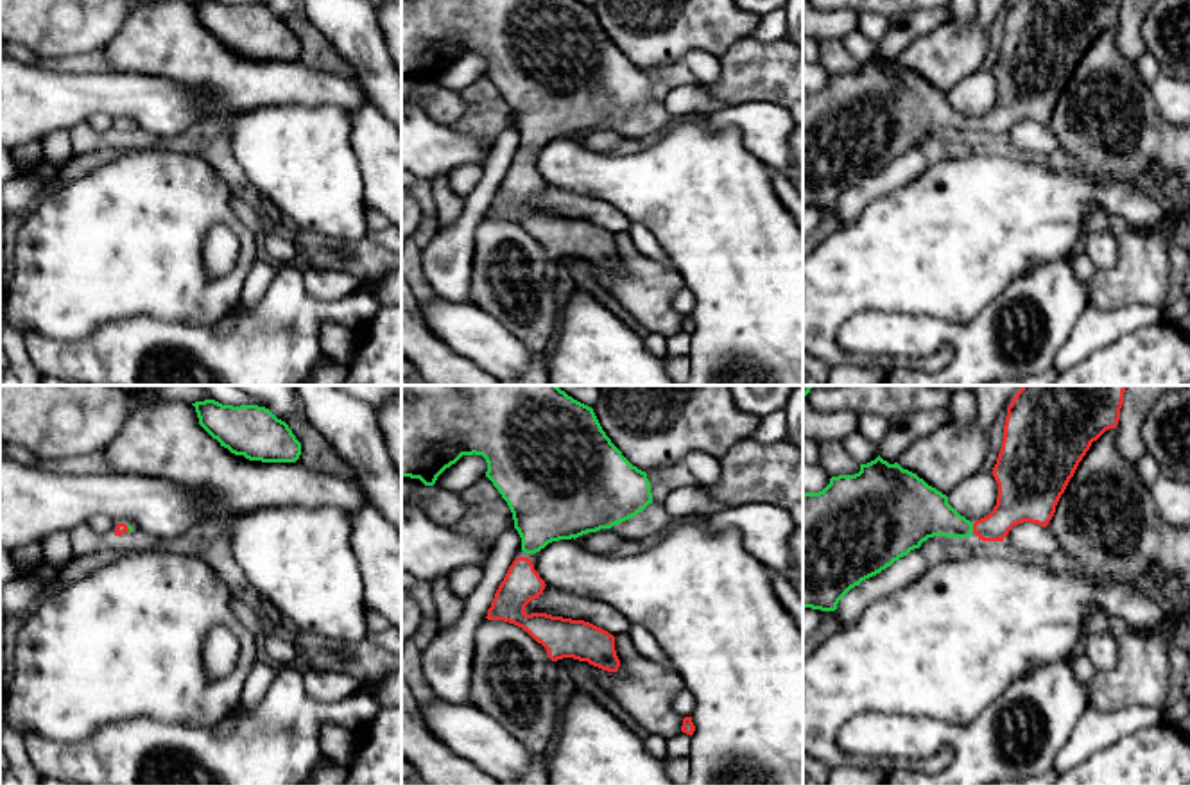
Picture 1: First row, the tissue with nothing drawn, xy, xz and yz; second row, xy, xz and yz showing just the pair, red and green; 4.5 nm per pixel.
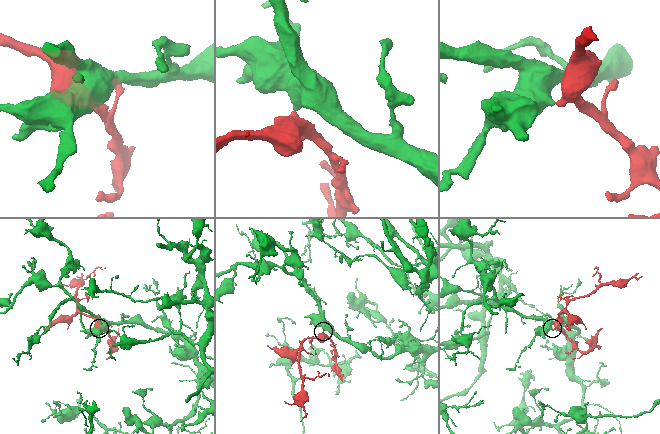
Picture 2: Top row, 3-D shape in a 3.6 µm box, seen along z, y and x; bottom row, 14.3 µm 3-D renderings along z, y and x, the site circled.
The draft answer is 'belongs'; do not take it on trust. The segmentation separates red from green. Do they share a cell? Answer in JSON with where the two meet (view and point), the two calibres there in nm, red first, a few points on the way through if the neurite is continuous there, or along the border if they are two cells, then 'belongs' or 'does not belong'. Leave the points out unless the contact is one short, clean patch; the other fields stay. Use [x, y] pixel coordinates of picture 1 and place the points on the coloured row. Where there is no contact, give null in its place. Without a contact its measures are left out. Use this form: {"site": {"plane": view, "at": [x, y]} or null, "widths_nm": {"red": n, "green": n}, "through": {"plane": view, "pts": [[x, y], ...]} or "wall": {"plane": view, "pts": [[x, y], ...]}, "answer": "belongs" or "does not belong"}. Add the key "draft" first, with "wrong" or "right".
{"draft": "right", "site": {"plane": "yz", "at": [974, 527]}, "widths_nm": {"red": 200, "green": 240}, "through": {"plane": "yz", "pts": [[1020, 499], [991, 527], [974, 527], [952, 526], [922, 511]]}, "answer": "belongs"}

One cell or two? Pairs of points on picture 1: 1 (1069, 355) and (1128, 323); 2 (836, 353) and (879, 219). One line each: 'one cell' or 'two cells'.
1: one cell
2: one cell

